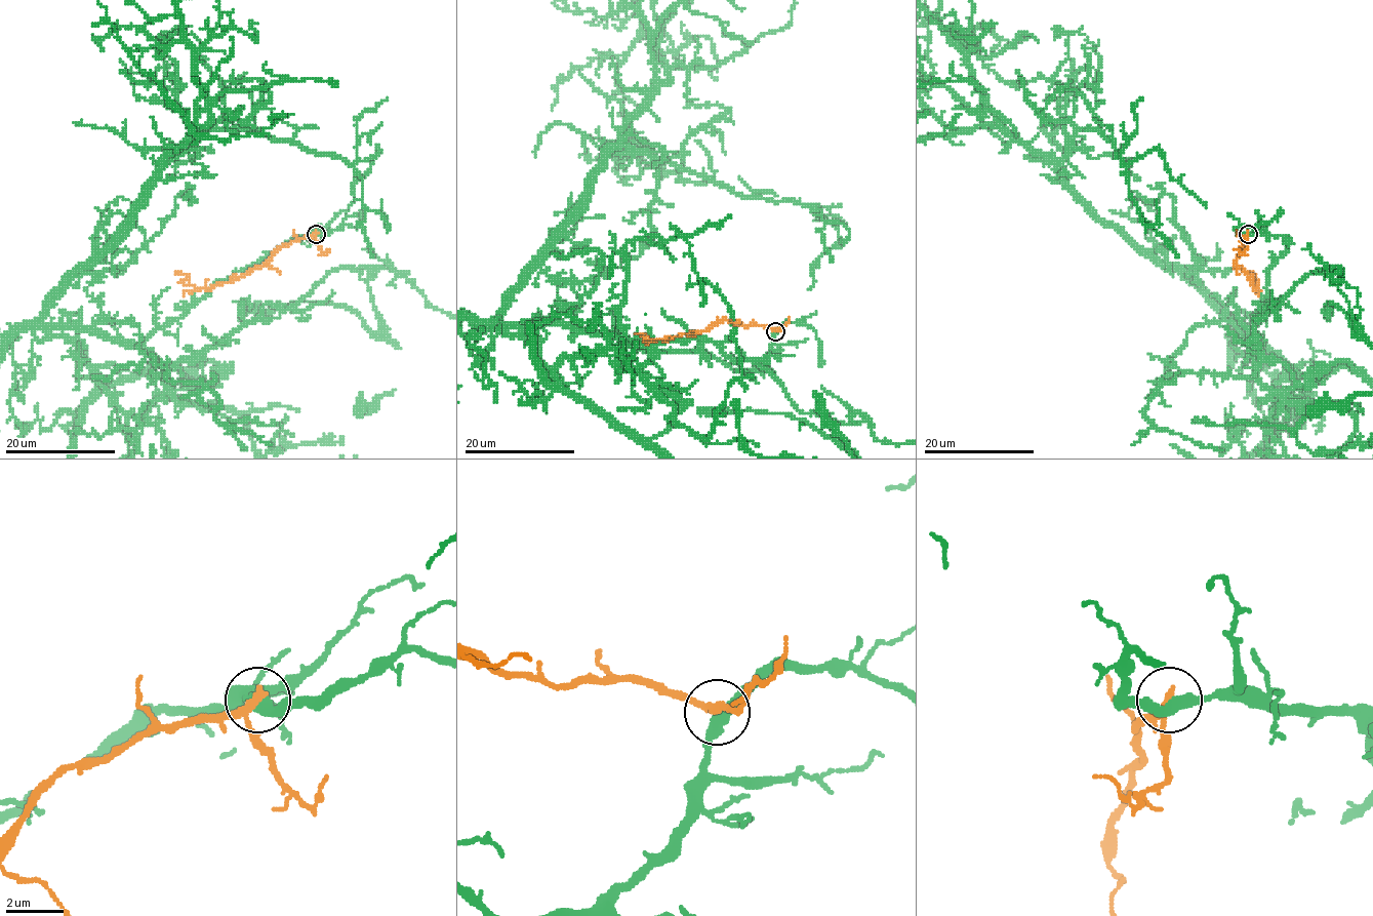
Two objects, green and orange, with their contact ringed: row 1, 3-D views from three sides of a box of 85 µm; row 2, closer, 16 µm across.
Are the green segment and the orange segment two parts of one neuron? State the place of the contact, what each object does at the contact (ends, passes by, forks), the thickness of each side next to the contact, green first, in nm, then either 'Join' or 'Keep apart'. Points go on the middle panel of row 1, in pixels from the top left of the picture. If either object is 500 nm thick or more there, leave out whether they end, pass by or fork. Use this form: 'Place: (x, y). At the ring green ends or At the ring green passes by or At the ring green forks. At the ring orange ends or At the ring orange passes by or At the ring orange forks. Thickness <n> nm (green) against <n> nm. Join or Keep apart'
Place: (775, 331). At the ring green passes by. At the ring orange passes by. Thickness 400 nm (green) against 240 nm. Keep apart

